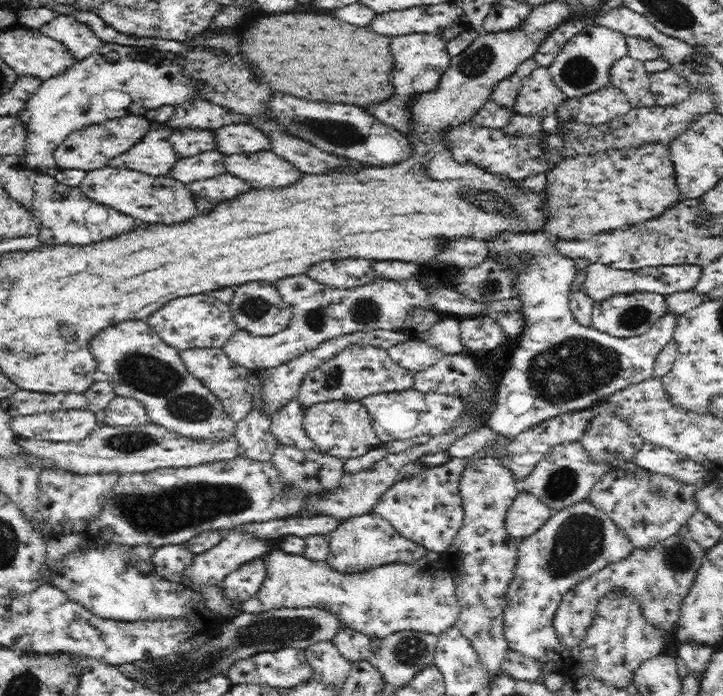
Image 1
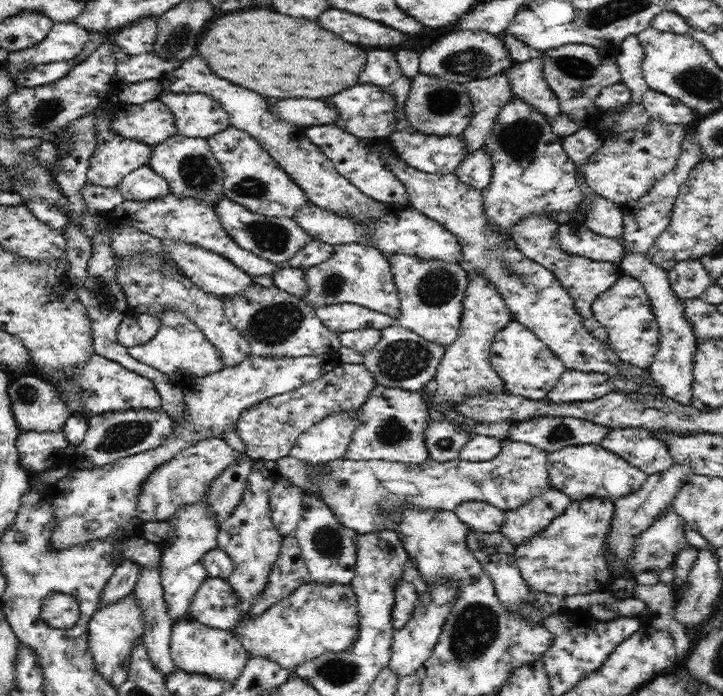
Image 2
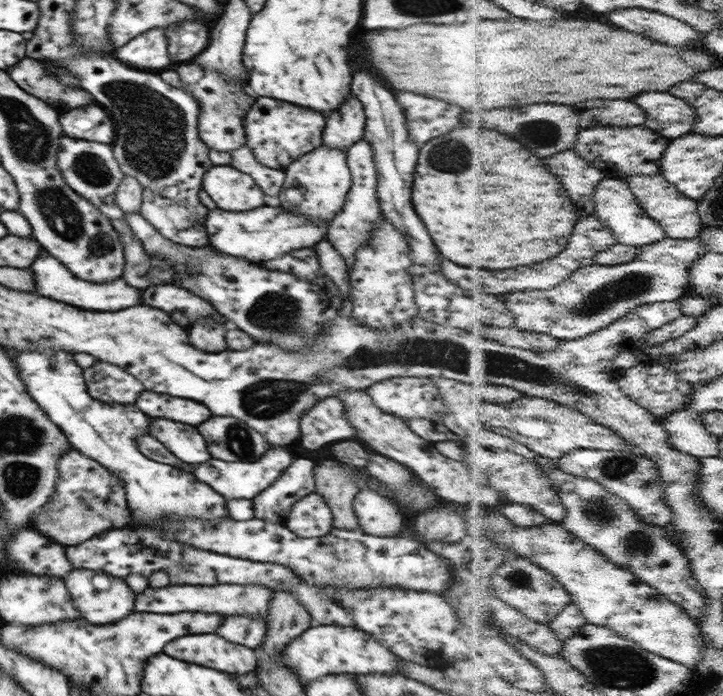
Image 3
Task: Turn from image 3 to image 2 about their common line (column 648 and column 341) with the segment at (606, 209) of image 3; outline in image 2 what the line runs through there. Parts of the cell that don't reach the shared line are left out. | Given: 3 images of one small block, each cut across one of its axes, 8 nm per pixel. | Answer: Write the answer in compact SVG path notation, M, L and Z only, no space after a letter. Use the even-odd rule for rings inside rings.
M306 200L301 205L294 218L295 222L312 237L333 244L334 246L358 243L378 248L382 253L390 255L398 252L418 257L436 257L444 261L460 261L460 245L446 228L436 220L431 220L420 211L411 206L384 204L380 216L356 217L356 214L343 214L332 209L322 209L319 205Z

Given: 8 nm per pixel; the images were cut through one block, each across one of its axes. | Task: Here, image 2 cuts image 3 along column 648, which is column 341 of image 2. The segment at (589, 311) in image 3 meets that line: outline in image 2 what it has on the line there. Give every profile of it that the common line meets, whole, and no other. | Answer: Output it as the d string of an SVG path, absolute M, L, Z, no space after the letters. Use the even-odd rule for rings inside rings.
M358 243L338 245L335 248L336 254L332 259L304 270L304 289L301 292L301 299L306 306L318 310L320 307L331 307L342 303L360 304L373 311L387 314L398 322L401 318L401 300L387 255L378 248Z

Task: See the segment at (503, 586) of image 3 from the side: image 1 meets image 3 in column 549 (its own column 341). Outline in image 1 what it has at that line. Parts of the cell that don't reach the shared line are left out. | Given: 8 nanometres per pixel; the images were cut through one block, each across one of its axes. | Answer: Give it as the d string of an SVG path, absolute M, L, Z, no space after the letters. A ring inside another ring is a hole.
M282 549L270 552L265 560L268 574L264 584L256 596L243 602L243 610L248 612L266 612L273 608L320 608L328 610L340 625L378 639L404 629L429 632L437 636L455 626L460 612L456 583L452 573L447 569L447 555L436 551L426 550L424 556L418 556L413 561L392 561L358 571L340 571L332 568L327 560L312 560L304 555L291 555Z

